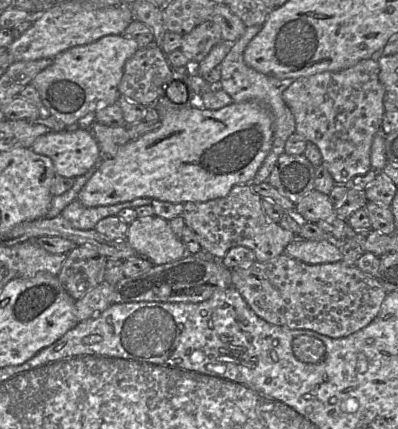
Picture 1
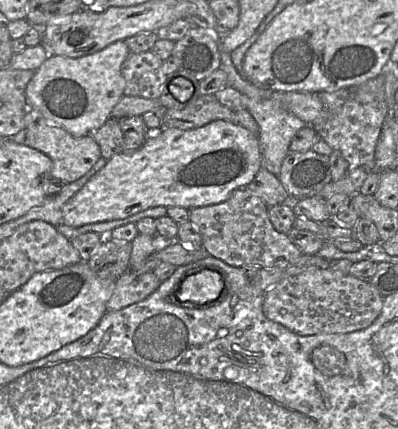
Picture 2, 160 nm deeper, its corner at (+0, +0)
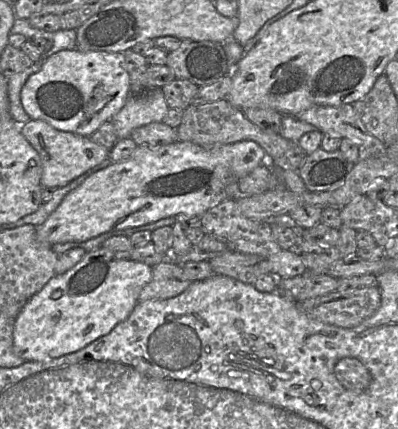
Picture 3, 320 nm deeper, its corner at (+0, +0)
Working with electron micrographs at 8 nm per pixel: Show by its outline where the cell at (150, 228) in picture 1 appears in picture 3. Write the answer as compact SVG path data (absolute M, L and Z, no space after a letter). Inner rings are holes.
M103 247L86 253L74 267L51 278L22 308L14 324L13 347L25 362L51 360L76 352L108 334L126 320L136 304L142 288L152 279L152 267L130 259L118 259Z

